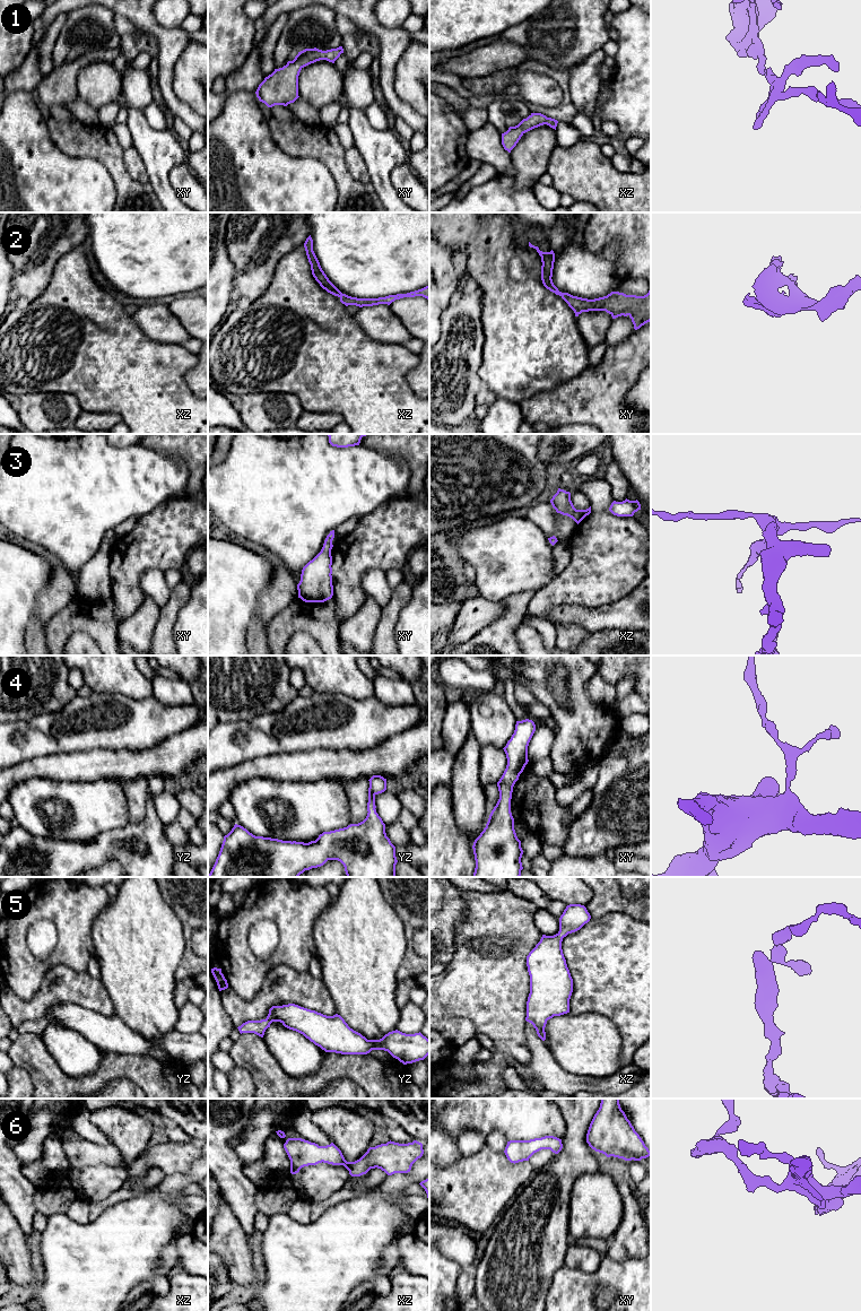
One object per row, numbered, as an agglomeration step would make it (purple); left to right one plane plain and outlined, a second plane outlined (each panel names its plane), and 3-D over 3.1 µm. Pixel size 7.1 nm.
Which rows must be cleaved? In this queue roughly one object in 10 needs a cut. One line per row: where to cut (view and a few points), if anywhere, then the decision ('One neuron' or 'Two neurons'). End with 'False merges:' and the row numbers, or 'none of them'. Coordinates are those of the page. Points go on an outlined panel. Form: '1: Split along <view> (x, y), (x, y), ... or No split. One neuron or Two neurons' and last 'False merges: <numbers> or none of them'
1: No split. One neuron
2: No split. One neuron
3: No split. One neuron
4: No split. One neuron
5: No split. One neuron
6: No split. One neuron
False merges: none of them

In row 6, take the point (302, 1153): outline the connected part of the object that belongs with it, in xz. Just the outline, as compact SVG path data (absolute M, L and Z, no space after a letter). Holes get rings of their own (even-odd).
M288 1138L284 1148L290 1160L290 1173L296 1174L304 1166L328 1163L343 1165L351 1177L366 1174L371 1169L381 1169L388 1175L394 1173L408 1173L412 1164L423 1156L423 1144L414 1140L408 1144L388 1141L367 1152L355 1162L347 1162L341 1151L331 1143L319 1146L315 1143L302 1138Z

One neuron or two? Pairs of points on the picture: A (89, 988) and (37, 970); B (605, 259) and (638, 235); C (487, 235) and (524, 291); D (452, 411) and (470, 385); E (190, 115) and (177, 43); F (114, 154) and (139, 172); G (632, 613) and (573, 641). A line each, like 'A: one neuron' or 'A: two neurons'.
A: two neurons
B: two neurons
C: one neuron
D: one neuron
E: one neuron
F: two neurons
G: two neurons

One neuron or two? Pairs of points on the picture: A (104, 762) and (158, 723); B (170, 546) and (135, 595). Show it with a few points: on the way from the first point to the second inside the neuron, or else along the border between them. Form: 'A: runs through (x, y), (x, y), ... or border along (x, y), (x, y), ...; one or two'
A: border along (147, 748), (139, 750), (94, 749); two
B: runs through (155, 552), (135, 572), (135, 580); one

